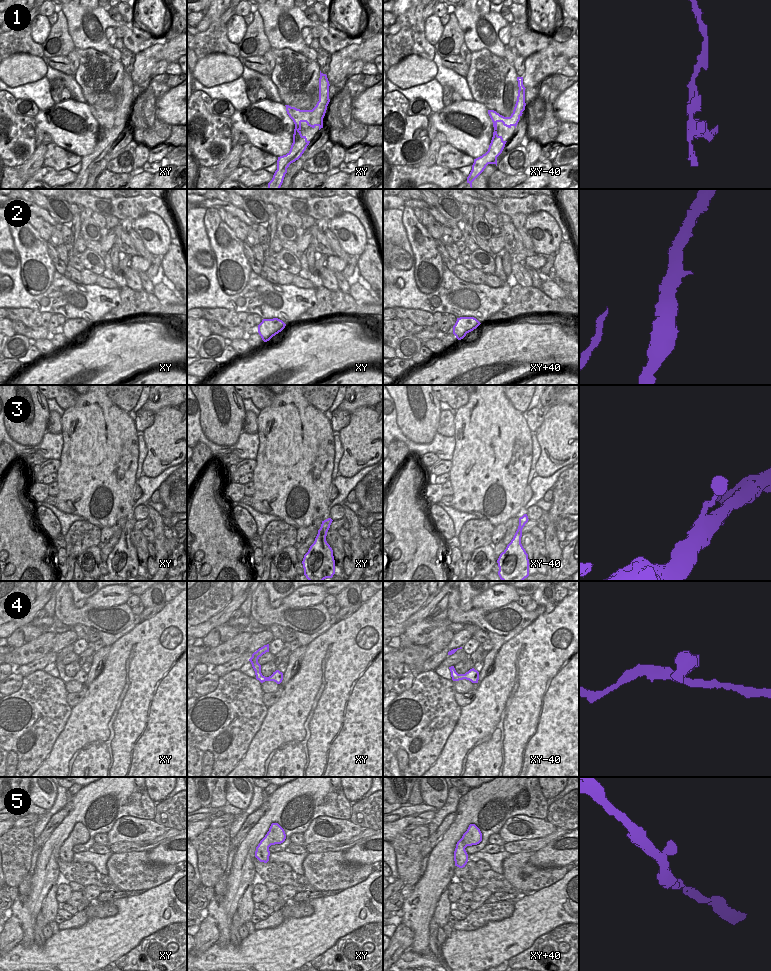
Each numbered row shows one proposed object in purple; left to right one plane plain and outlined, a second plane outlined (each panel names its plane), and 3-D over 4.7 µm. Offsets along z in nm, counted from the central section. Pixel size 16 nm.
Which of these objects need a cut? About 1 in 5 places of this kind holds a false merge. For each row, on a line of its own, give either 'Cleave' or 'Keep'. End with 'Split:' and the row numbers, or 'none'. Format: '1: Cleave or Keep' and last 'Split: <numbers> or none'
1: Keep
2: Keep
3: Keep
4: Keep
5: Keep
Split: none.

